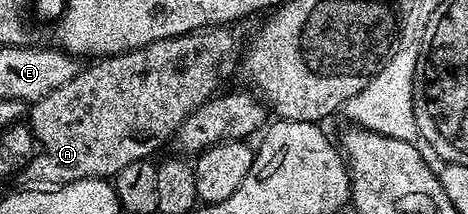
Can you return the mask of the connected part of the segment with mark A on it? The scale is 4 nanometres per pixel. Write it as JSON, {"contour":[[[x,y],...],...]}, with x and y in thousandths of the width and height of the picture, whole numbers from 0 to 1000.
{"contour":[[[494,117],[444,126],[432,145],[406,145],[378,173],[327,192],[308,220],[295,220],[282,238],[263,238],[256,257],[233,257],[214,271],[209,285],[197,290],[203,294],[197,313],[179,308],[171,322],[154,369],[139,379],[139,397],[130,397],[130,416],[113,416],[113,435],[105,435],[81,463],[79,477],[64,486],[62,589],[81,682],[88,692],[88,734],[92,715],[92,818],[103,836],[103,860],[132,864],[154,855],[167,836],[235,841],[250,808],[259,808],[259,790],[267,790],[267,771],[284,771],[284,752],[323,743],[338,687],[353,682],[357,650],[365,645],[368,654],[376,636],[382,589],[395,565],[395,547],[410,537],[432,481],[440,481],[470,421],[468,383],[476,369],[476,332],[489,327],[500,294],[504,308],[515,257],[515,201],[511,220],[511,164],[502,140],[504,131]]]}

